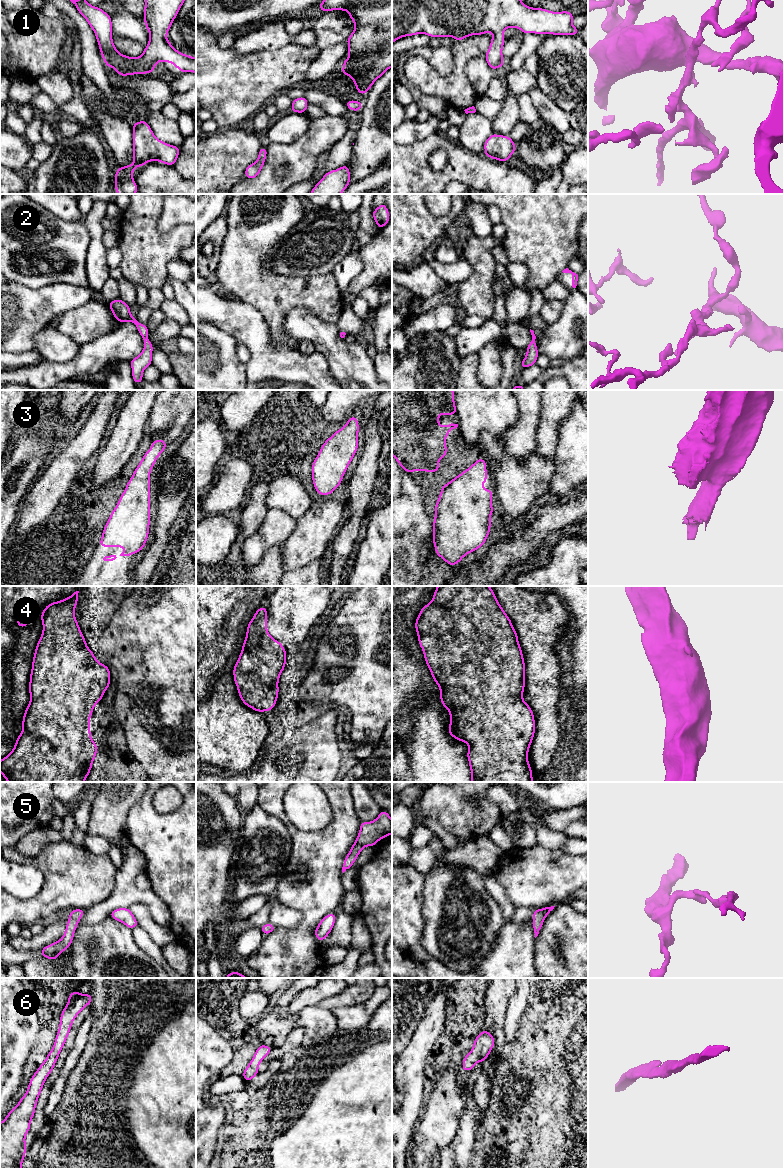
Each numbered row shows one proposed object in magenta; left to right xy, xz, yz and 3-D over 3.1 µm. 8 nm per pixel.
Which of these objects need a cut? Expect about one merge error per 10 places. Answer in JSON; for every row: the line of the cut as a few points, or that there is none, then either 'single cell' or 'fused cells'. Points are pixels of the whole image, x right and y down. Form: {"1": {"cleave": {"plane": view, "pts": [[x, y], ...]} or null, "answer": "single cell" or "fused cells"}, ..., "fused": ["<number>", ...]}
{"1": {"cleave": null, "answer": "single cell"}, "2": {"cleave": null, "answer": "single cell"}, "3": {"cleave": null, "answer": "single cell"}, "4": {"cleave": null, "answer": "single cell"}, "5": {"cleave": null, "answer": "single cell"}, "6": {"cleave": null, "answer": "single cell"}, "fused": []}

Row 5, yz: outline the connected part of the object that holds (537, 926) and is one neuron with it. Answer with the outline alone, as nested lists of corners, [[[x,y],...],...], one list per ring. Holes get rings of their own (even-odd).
[[[551,906],[551,907],[545,907],[542,909],[534,910],[532,922],[533,922],[533,929],[534,929],[534,933],[535,933],[535,938],[539,934],[539,931],[543,925],[543,922],[544,922],[546,916],[554,909],[554,907],[555,906]]]

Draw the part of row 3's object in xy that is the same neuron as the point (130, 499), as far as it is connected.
[[[163,439],[152,441],[151,448],[144,454],[140,464],[135,468],[131,479],[128,481],[116,507],[112,511],[98,546],[125,547],[120,556],[130,556],[140,552],[149,535],[150,525],[150,472],[159,457],[168,445]]]

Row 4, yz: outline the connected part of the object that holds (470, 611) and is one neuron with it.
[[[437,586],[433,599],[422,607],[415,621],[418,642],[423,650],[426,665],[440,688],[440,701],[448,709],[450,724],[448,734],[468,744],[467,758],[471,770],[471,782],[534,782],[532,769],[528,762],[529,747],[535,734],[534,714],[530,706],[523,700],[525,688],[525,663],[518,634],[513,628],[510,618],[499,604],[490,586]]]

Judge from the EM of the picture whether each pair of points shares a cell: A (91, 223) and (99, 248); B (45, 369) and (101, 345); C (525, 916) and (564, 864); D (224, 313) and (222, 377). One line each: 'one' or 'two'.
A: one
B: one
C: two
D: two

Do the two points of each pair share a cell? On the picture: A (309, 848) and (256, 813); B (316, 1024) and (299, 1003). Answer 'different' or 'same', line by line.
A: different
B: different

